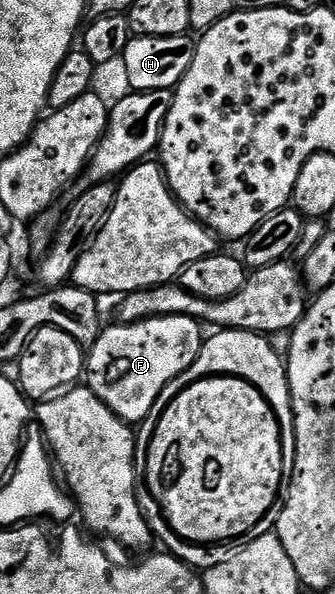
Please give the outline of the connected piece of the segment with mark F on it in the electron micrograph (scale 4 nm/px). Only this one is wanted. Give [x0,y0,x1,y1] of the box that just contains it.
[84,314,203,422]

